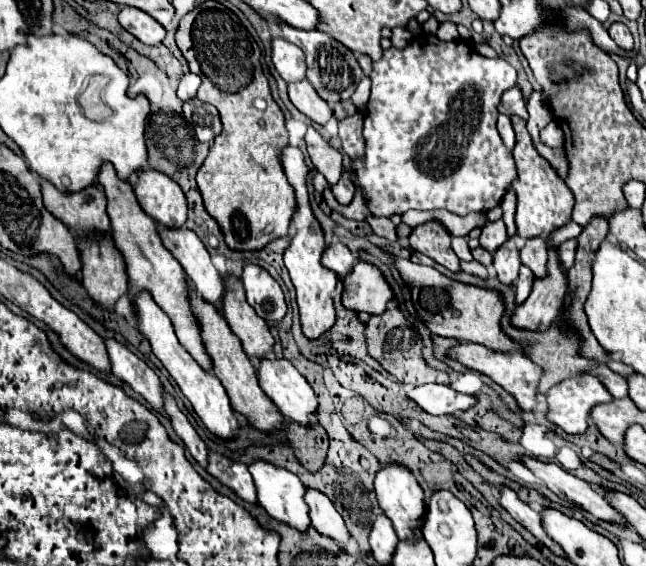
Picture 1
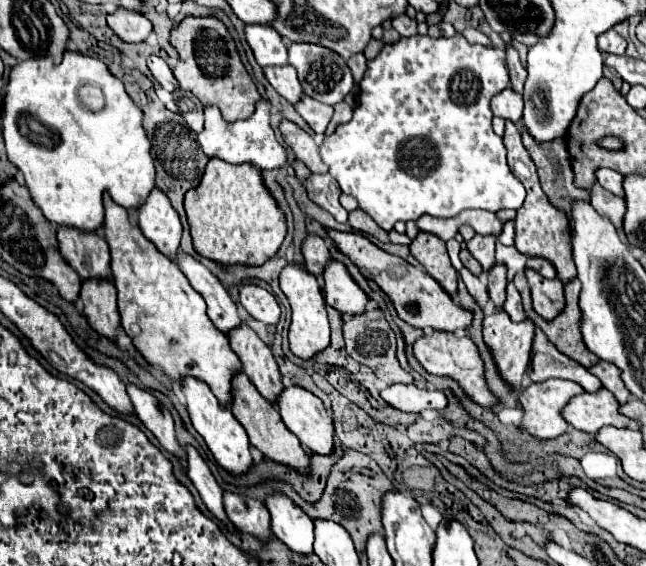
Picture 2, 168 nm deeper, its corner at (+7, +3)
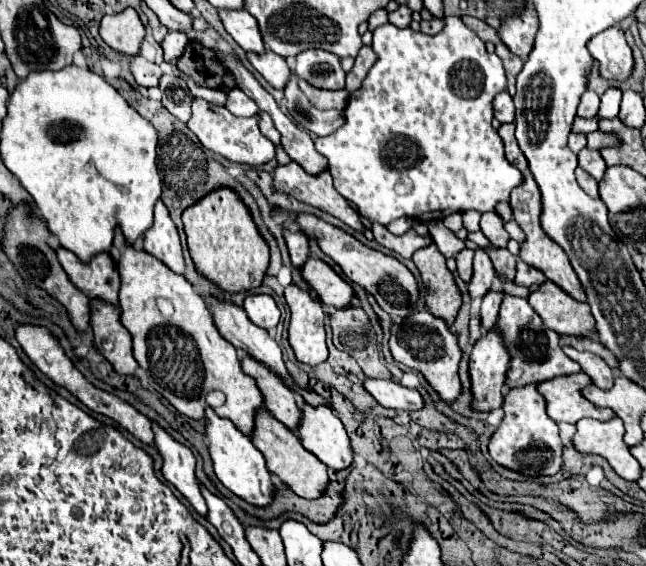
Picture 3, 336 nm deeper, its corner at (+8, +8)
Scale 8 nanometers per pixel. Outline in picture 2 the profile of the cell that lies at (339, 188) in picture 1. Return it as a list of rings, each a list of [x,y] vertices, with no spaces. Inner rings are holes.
[[[309,175],[303,181],[303,187],[307,189],[309,199],[319,205],[321,209],[329,211],[339,223],[347,223],[347,211],[339,203],[341,189],[337,187],[337,181],[331,175]]]

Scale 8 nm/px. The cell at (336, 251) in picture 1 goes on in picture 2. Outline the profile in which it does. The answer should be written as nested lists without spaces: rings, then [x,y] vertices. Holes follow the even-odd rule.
[[[307,235],[303,245],[301,245],[303,257],[305,257],[305,267],[311,275],[321,277],[321,271],[325,267],[325,263],[331,259],[329,257],[329,249],[325,247],[323,239],[317,235]]]

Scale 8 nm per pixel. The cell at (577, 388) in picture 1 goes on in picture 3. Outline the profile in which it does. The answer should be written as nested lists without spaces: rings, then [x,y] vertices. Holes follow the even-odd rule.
[[[538,382],[510,388],[504,396],[504,420],[488,444],[490,456],[498,464],[526,476],[556,474],[562,464],[562,442],[558,438],[558,424],[546,414],[546,398],[538,392]]]

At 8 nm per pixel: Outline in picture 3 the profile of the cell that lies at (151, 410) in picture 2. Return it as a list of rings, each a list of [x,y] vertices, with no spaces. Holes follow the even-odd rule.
[[[152,422],[152,432],[154,432],[156,450],[164,458],[164,468],[162,468],[164,478],[182,492],[182,496],[194,506],[194,510],[198,514],[206,516],[206,502],[200,494],[198,480],[194,474],[196,458],[194,458],[192,450],[180,442],[176,442],[158,422]]]

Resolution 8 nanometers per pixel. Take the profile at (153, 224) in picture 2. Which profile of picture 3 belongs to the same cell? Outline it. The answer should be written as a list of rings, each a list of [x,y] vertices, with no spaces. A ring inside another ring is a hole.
[[[158,200],[154,206],[154,224],[146,230],[142,246],[146,252],[162,260],[170,270],[182,274],[184,258],[182,258],[178,228],[172,222],[168,208],[162,200]]]

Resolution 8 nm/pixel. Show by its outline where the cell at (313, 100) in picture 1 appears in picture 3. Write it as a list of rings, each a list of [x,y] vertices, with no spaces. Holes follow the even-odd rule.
[[[268,50],[266,54],[248,54],[248,60],[268,80],[270,86],[274,86],[278,90],[286,88],[290,76],[292,76],[292,70],[290,70],[286,58]]]

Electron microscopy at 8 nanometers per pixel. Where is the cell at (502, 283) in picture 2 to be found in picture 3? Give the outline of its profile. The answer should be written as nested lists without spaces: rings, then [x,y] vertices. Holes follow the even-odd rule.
[[[490,290],[484,300],[482,300],[482,310],[480,310],[480,316],[482,316],[482,328],[484,330],[490,330],[496,320],[498,320],[498,308],[502,304],[502,298],[504,298],[504,290]]]

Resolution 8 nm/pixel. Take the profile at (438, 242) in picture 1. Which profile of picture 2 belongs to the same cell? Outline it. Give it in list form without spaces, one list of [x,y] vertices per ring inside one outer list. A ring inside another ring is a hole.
[[[419,233],[417,239],[409,245],[411,255],[425,267],[425,271],[455,299],[457,297],[457,271],[453,269],[445,243],[431,235],[431,233]]]

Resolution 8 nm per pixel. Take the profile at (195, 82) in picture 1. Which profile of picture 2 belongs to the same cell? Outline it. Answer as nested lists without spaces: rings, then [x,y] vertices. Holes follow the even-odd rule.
[[[151,55],[151,57],[147,59],[147,67],[149,67],[153,79],[155,79],[163,89],[173,91],[173,89],[177,87],[177,79],[173,77],[173,71],[167,67],[167,63],[165,63],[161,57]]]

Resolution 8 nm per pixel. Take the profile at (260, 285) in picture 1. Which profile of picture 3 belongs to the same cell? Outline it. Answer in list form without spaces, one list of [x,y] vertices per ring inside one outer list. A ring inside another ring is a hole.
[[[250,294],[244,298],[244,310],[252,322],[264,330],[276,328],[280,320],[280,310],[272,296],[268,294]]]

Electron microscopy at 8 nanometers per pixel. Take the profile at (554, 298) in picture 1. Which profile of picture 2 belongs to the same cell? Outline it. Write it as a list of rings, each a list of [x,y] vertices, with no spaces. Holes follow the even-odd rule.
[[[489,315],[483,319],[483,341],[489,347],[495,367],[499,371],[499,375],[503,377],[503,381],[513,389],[519,391],[523,385],[523,375],[529,367],[529,357],[531,357],[531,345],[533,345],[533,323],[521,321],[515,323],[509,319],[509,315]]]

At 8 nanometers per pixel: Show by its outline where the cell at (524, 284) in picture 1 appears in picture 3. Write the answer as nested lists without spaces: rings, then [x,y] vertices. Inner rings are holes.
[[[506,294],[502,300],[502,306],[500,306],[498,326],[504,328],[504,332],[506,332],[504,338],[508,338],[508,352],[512,354],[512,362],[510,362],[510,370],[508,370],[508,378],[506,378],[506,384],[510,388],[582,372],[580,366],[576,366],[576,362],[572,362],[560,348],[558,334],[554,330],[544,328],[540,316],[532,310],[532,306],[528,304],[526,298]]]

